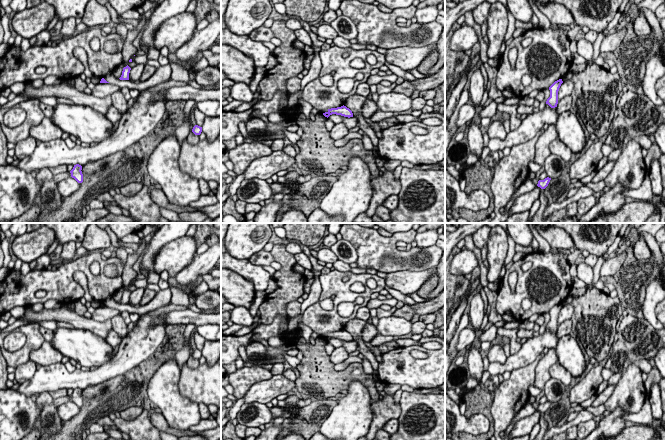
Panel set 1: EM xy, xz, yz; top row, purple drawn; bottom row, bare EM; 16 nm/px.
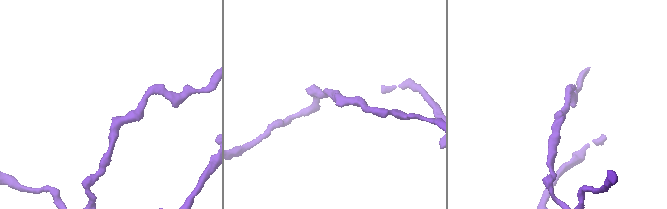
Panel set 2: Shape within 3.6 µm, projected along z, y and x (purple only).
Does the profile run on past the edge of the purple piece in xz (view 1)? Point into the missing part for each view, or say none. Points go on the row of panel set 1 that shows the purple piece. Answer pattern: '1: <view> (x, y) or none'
1: none

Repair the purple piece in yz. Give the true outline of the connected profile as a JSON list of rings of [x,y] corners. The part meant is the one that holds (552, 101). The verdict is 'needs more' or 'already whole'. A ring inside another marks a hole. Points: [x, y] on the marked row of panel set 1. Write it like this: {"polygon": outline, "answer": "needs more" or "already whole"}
{"polygon": [[[562,79],[555,81],[550,87],[550,97],[547,99],[546,104],[548,104],[551,108],[557,107],[558,104],[558,91],[563,83]]], "answer": "already whole"}

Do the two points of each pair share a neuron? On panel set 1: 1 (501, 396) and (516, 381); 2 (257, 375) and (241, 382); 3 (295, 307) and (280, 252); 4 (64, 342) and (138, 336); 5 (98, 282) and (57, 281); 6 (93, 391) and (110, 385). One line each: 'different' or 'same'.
1: same
2: same
3: different
4: different
5: same
6: same

